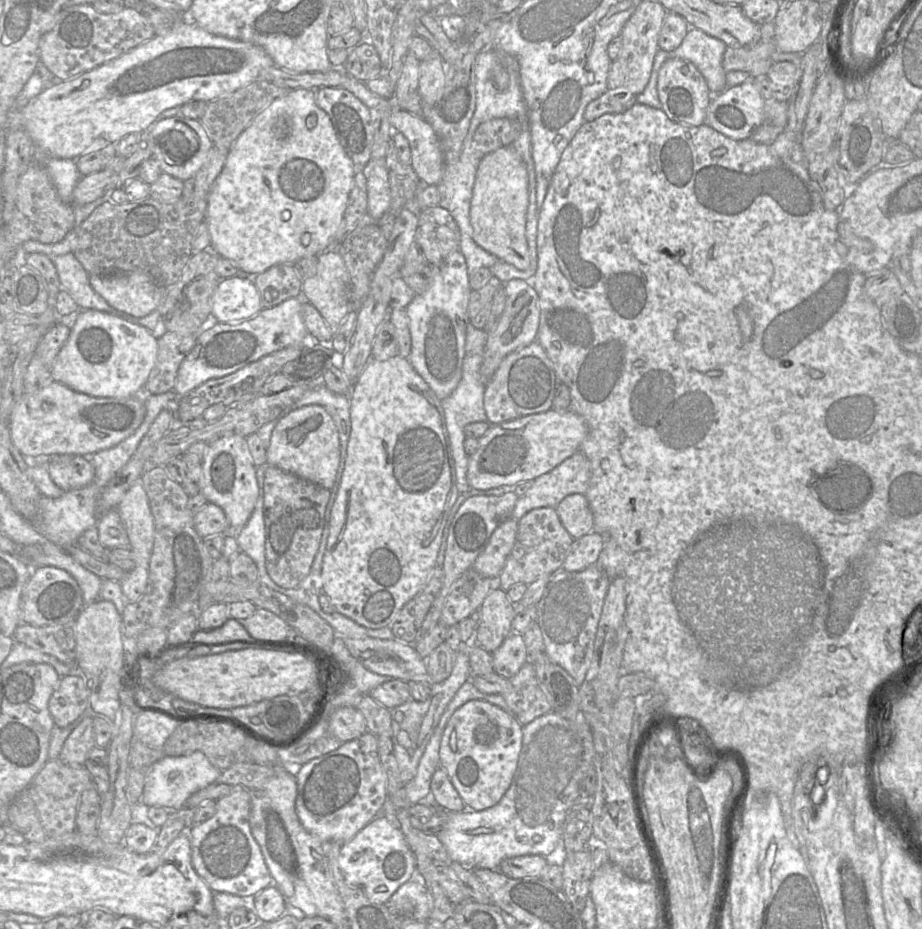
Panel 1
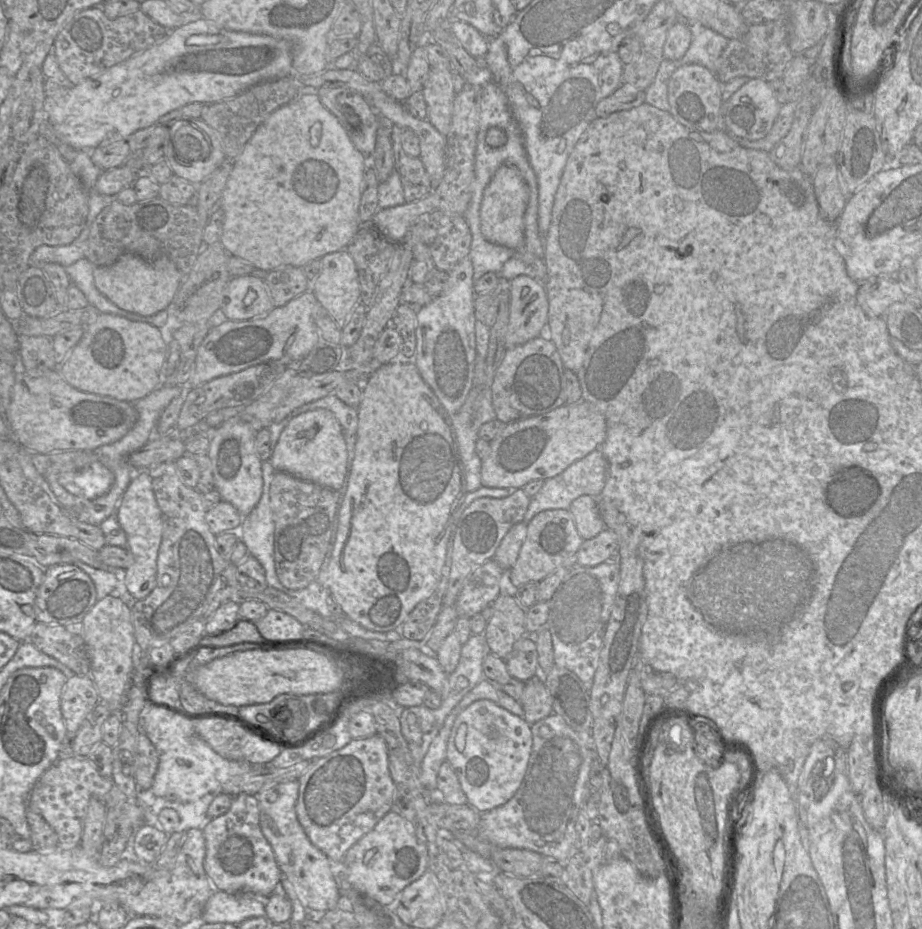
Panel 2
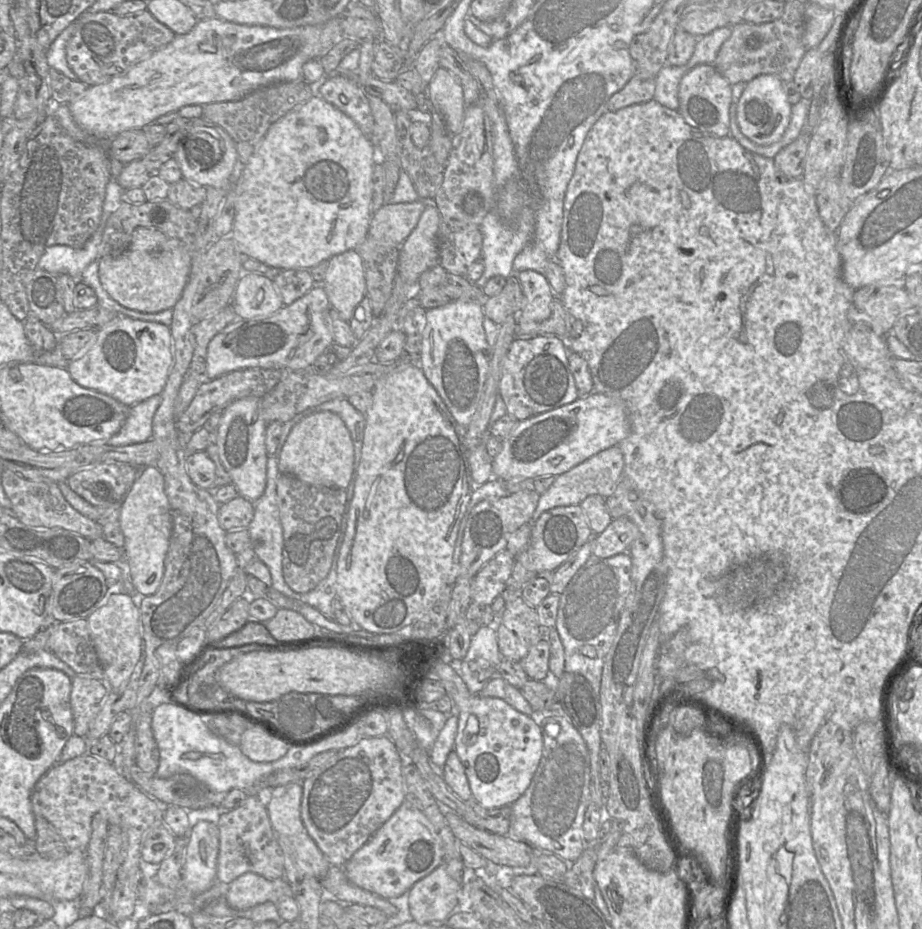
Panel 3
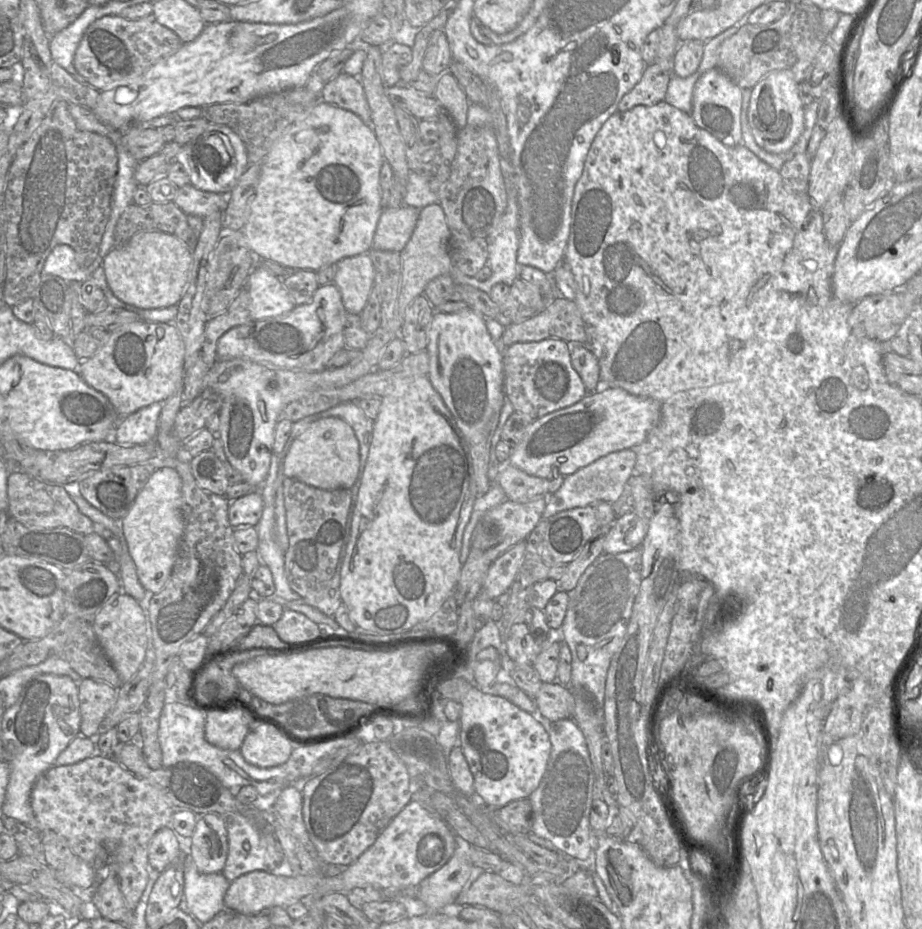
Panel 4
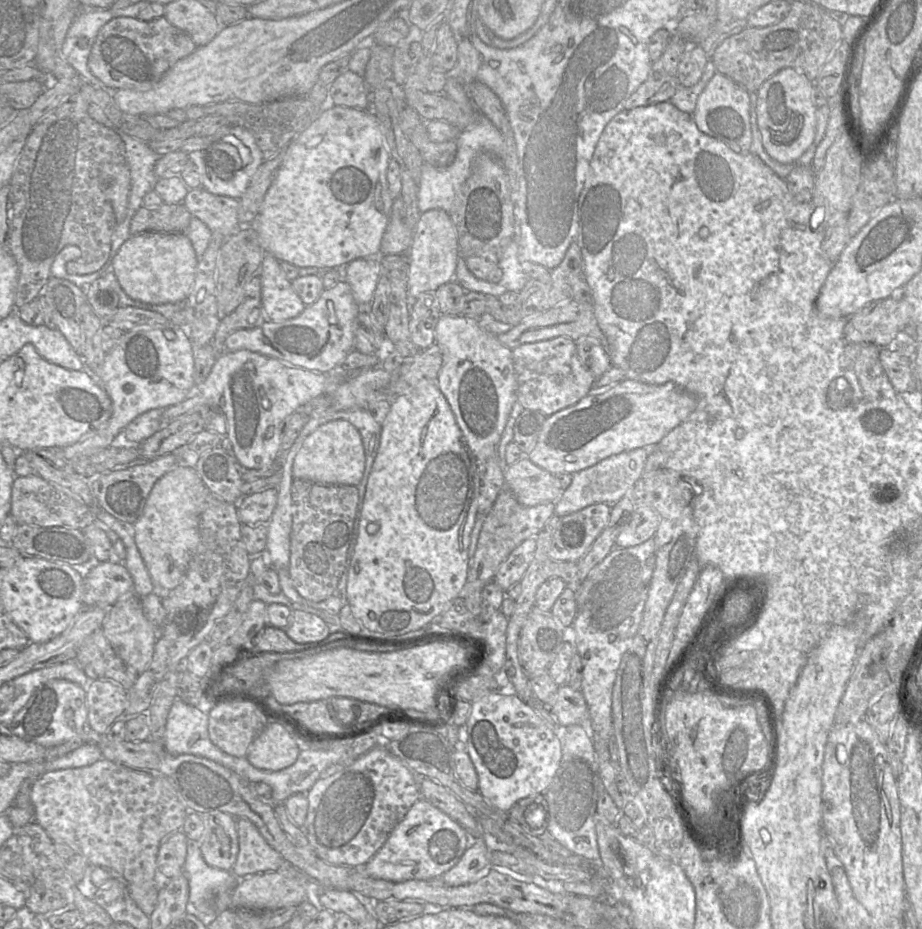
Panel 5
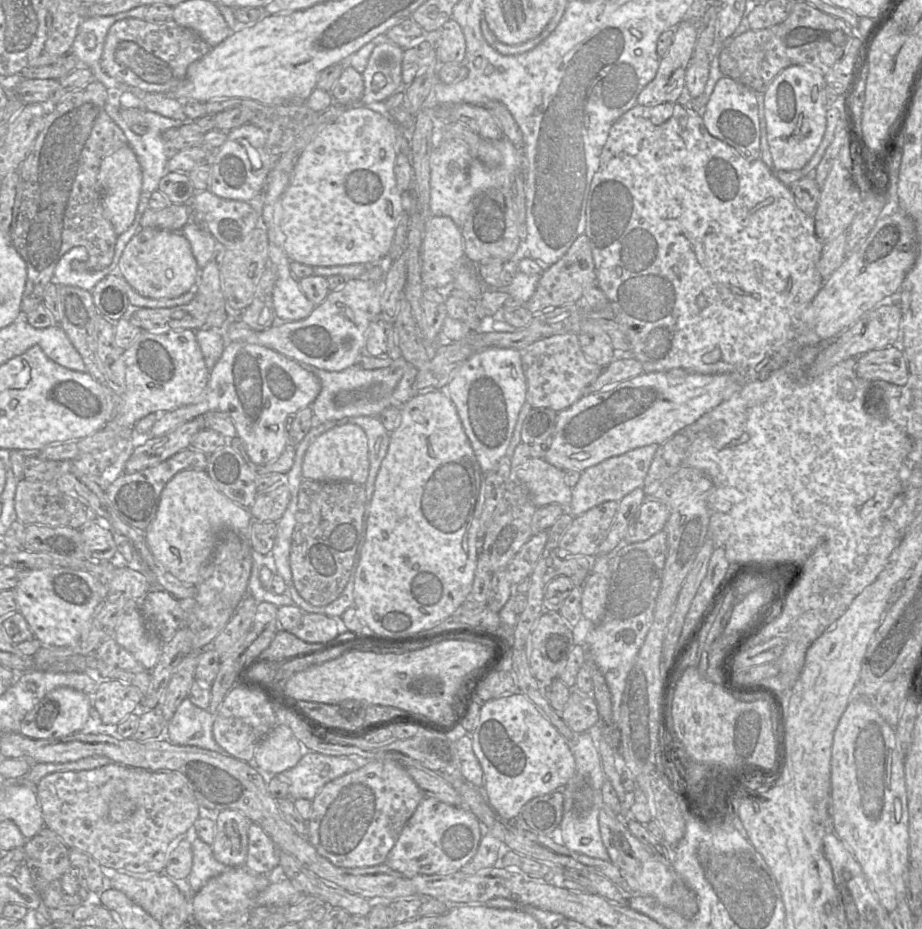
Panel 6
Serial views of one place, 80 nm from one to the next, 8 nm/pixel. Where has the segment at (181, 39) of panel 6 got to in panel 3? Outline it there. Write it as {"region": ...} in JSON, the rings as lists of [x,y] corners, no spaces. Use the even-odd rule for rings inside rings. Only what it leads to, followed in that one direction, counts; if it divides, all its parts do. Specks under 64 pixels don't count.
{"region":[[[147,10],[127,16],[118,16],[112,11],[86,11],[72,23],[75,23],[75,31],[66,46],[66,59],[80,82],[87,85],[104,84],[124,75],[176,36]]]}

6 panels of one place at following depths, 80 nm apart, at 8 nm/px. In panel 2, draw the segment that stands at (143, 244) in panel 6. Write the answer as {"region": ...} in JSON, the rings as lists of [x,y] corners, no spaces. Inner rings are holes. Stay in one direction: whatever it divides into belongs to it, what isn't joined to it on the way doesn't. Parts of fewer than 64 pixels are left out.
{"region":[[[125,254],[112,265],[94,269],[96,288],[120,309],[141,316],[151,316],[165,310],[183,280],[184,275],[164,255],[148,261],[135,254]]]}

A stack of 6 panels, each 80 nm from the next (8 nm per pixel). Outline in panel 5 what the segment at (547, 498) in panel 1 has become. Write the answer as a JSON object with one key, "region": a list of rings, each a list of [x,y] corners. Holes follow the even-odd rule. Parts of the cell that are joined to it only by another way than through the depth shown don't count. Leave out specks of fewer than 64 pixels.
{"region":[[[637,448],[609,456],[597,464],[573,474],[570,486],[555,503],[555,515],[563,517],[596,503],[612,505],[626,496],[643,475],[651,449]]]}

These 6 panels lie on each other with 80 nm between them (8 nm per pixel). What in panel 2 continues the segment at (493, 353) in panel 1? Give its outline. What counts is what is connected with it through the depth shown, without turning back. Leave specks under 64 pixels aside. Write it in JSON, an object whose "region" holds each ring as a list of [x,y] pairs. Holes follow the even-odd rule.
{"region":[[[526,275],[510,280],[506,351],[541,337],[547,329],[549,298],[543,282]]]}

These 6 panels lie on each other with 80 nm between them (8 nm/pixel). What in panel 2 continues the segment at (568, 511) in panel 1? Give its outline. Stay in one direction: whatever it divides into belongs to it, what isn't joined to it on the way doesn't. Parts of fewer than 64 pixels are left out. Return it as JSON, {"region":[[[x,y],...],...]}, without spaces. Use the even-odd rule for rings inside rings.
{"region":[[[590,495],[580,496],[571,503],[569,510],[583,540],[597,536],[605,529],[597,498]]]}

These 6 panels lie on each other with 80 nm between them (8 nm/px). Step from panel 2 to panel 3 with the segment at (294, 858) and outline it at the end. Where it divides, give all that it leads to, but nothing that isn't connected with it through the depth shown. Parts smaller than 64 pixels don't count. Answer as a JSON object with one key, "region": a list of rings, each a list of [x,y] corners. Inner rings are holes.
{"region":[[[289,783],[285,786],[276,787],[273,789],[272,796],[266,806],[266,809],[273,831],[278,841],[281,837],[286,839],[289,847],[295,852],[298,865],[303,872],[322,881],[327,875],[331,865],[316,843],[309,836],[302,822],[302,795],[303,791],[301,783]]]}

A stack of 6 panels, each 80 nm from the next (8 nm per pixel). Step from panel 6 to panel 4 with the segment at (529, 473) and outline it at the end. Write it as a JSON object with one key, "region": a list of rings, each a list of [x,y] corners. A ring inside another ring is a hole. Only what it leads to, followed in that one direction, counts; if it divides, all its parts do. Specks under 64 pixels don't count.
{"region":[[[508,461],[500,465],[497,483],[502,487],[506,498],[516,503],[546,497],[549,491],[549,479],[529,475]]]}

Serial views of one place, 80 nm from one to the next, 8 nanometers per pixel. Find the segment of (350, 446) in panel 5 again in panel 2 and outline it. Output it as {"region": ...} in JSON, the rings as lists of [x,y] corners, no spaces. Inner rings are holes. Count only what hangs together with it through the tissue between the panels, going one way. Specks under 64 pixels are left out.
{"region":[[[319,408],[293,418],[280,434],[270,462],[276,471],[339,491],[347,473],[348,452],[335,415],[330,410]]]}

